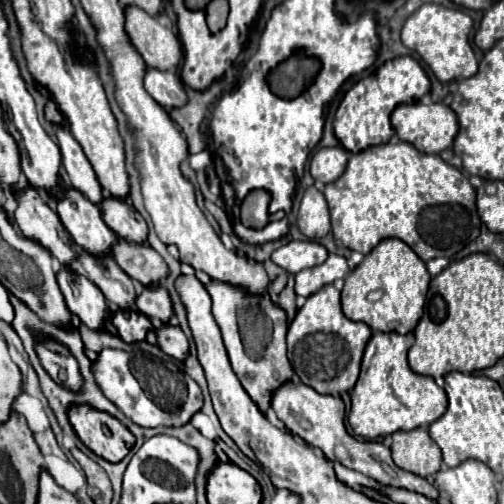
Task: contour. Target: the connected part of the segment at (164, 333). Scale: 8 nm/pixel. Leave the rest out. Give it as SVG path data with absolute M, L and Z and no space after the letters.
M162 323L160 327L154 329L158 345L164 353L168 353L174 359L186 359L186 351L188 351L188 339L182 333L182 329L178 325L170 325L170 323Z

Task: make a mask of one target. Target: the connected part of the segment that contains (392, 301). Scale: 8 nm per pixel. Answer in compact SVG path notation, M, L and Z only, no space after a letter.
M384 239L378 243L364 261L346 275L342 289L342 311L352 321L362 321L372 331L396 331L410 333L422 313L426 291L430 283L426 263L400 239Z

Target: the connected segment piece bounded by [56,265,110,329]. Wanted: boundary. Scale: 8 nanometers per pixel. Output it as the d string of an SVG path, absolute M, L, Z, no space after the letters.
M64 265L56 273L56 279L64 293L68 309L78 315L80 321L86 323L90 329L102 329L110 313L102 291L98 291L98 287L94 287L94 283L90 283L84 273L68 265Z

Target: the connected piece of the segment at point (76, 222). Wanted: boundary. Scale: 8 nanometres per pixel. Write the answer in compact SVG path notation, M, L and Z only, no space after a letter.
M64 185L64 197L56 201L56 213L78 247L98 251L98 255L110 253L116 235L106 227L106 223L102 223L98 205L86 199L80 191Z

